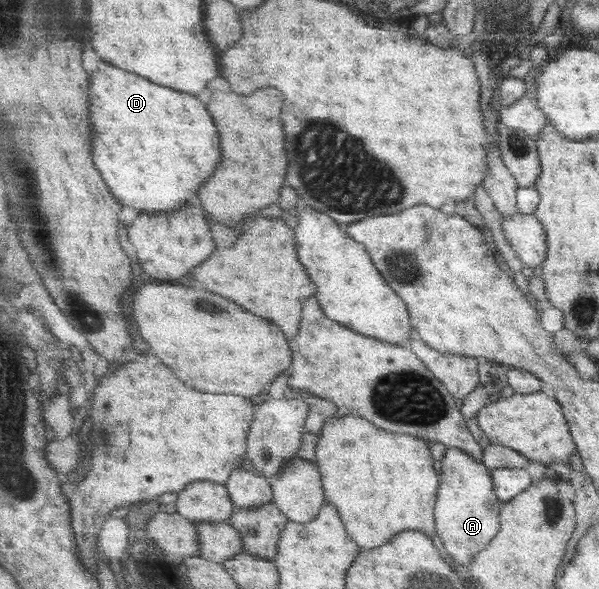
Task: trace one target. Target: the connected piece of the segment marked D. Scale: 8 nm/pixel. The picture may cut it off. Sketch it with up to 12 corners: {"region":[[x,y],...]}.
{"region":[[99,59],[94,160],[143,212],[221,166],[199,96]]}

